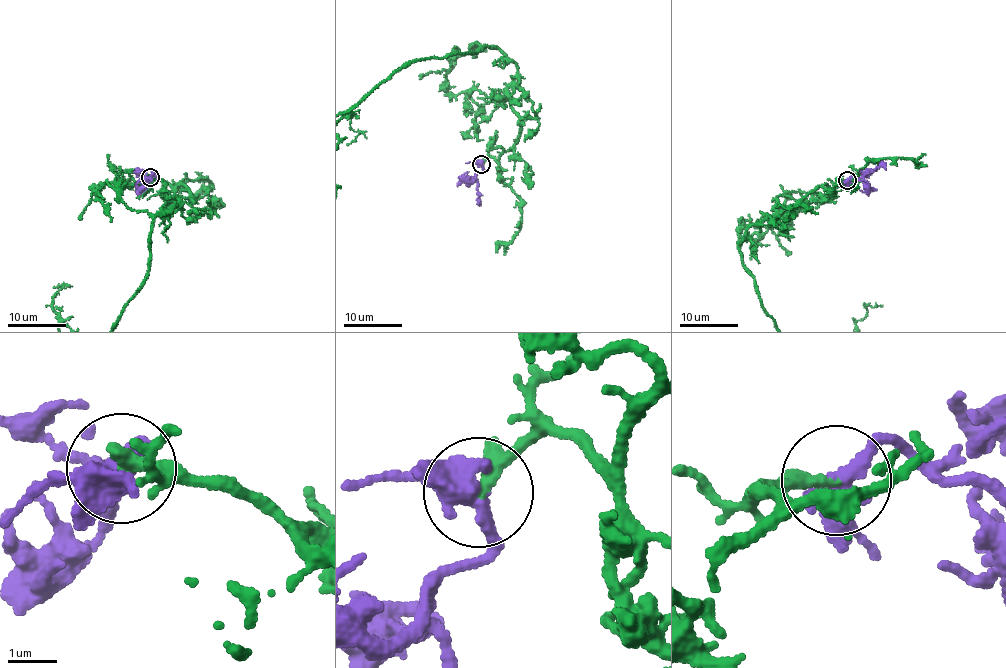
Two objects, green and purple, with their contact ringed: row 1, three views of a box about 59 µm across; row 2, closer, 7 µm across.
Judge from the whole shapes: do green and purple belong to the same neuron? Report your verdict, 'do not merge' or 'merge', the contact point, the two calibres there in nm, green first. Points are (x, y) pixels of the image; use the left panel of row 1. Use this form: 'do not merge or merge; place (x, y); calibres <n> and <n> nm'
merge; place (150, 177); calibres 320 and 400 nm

